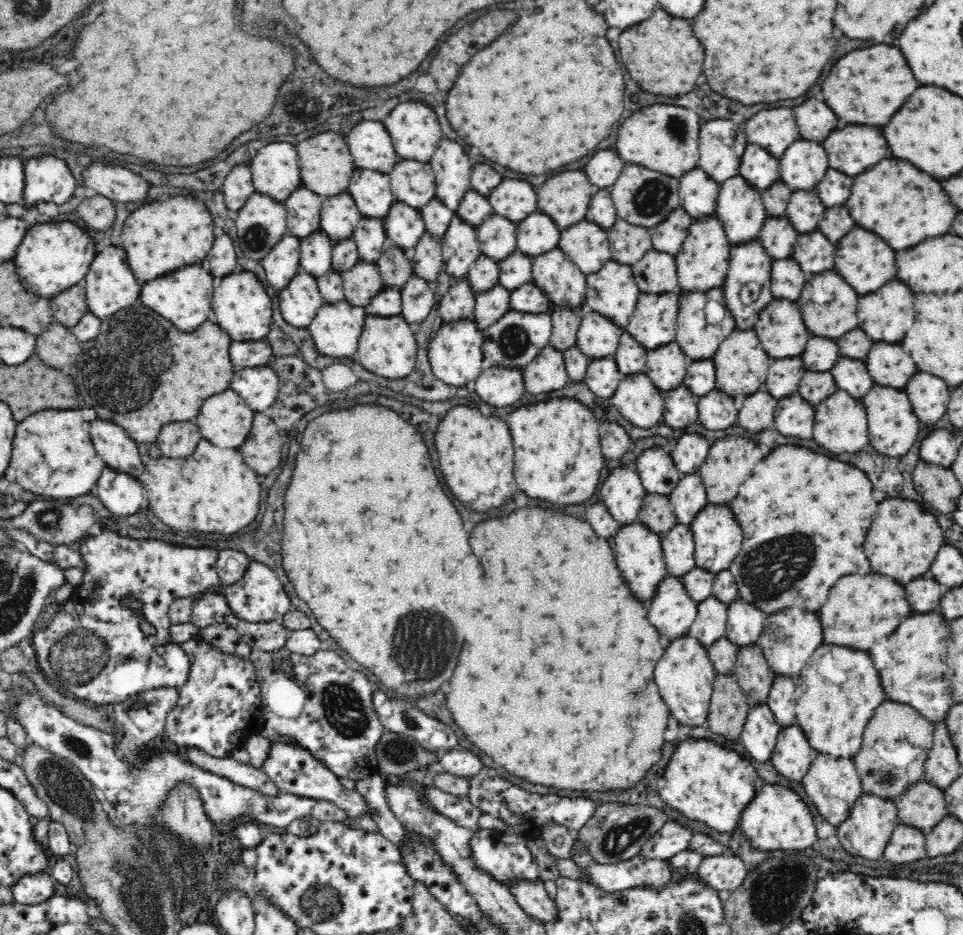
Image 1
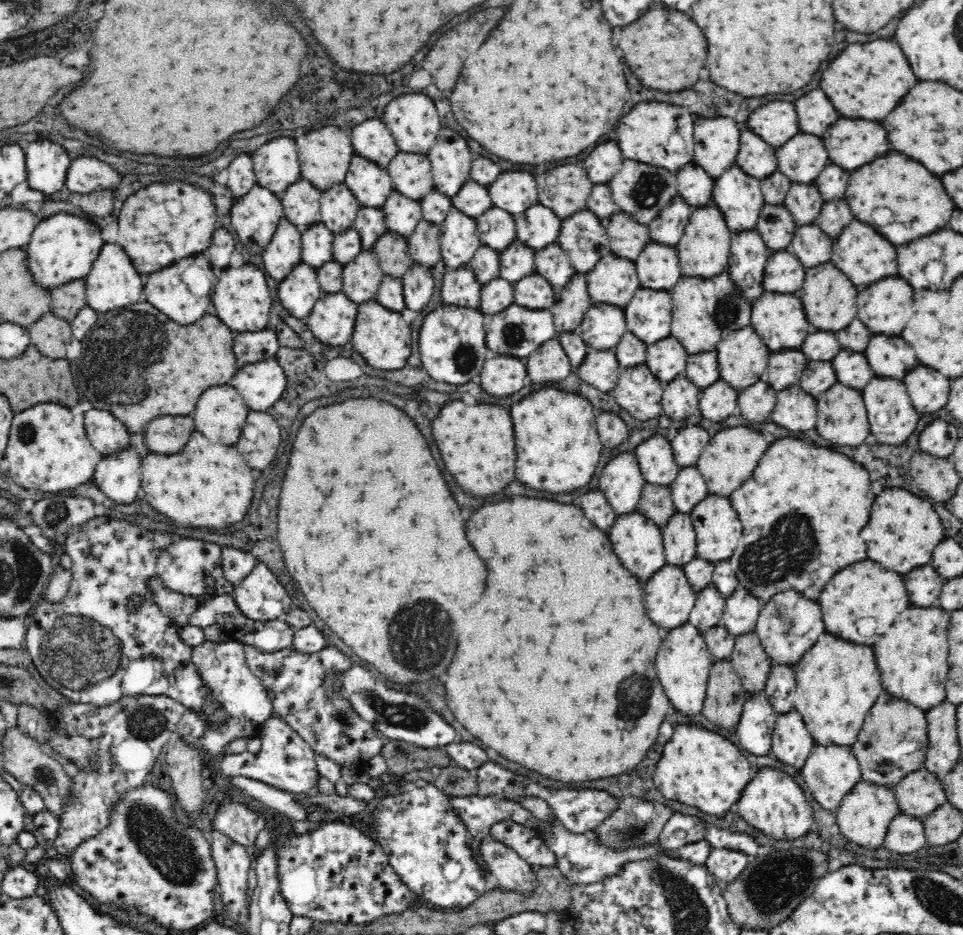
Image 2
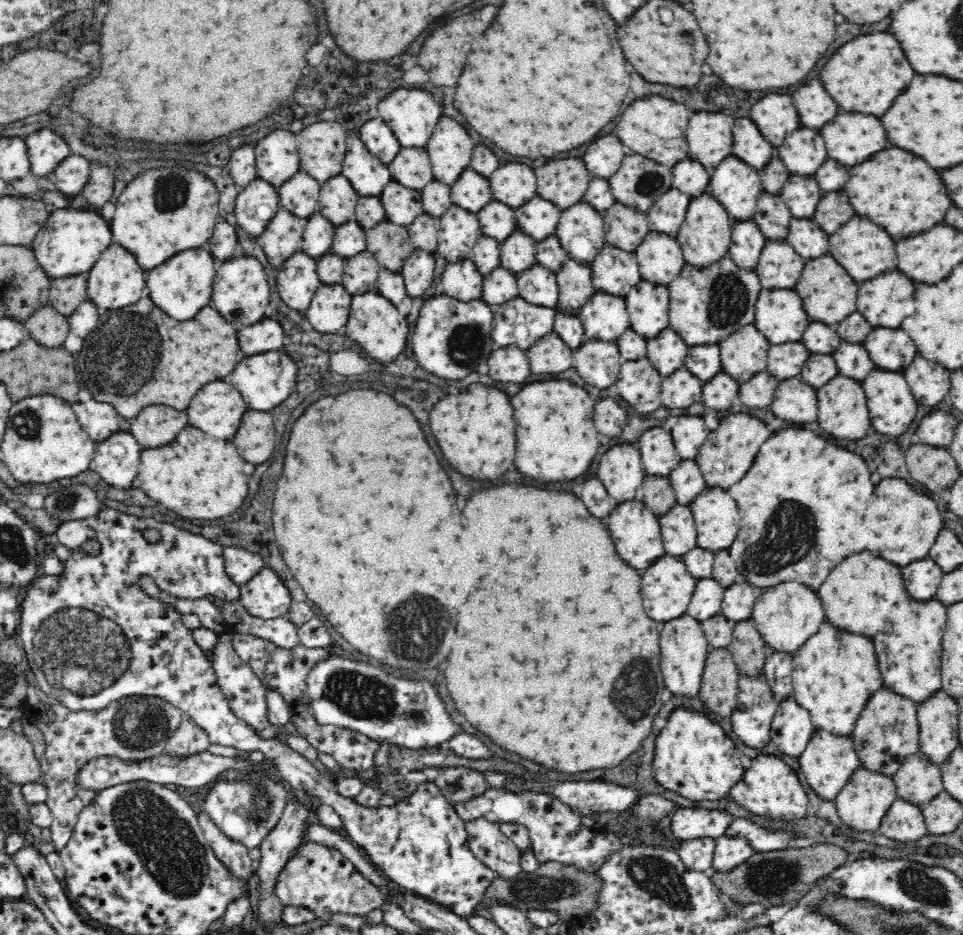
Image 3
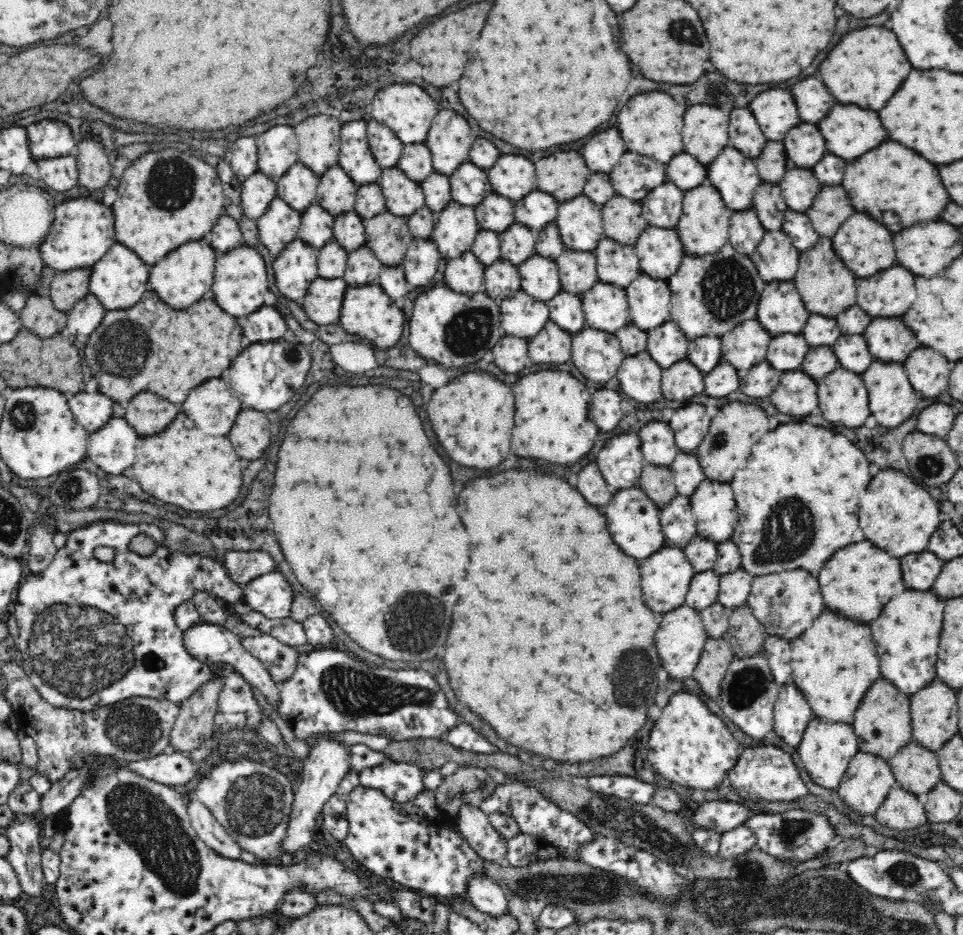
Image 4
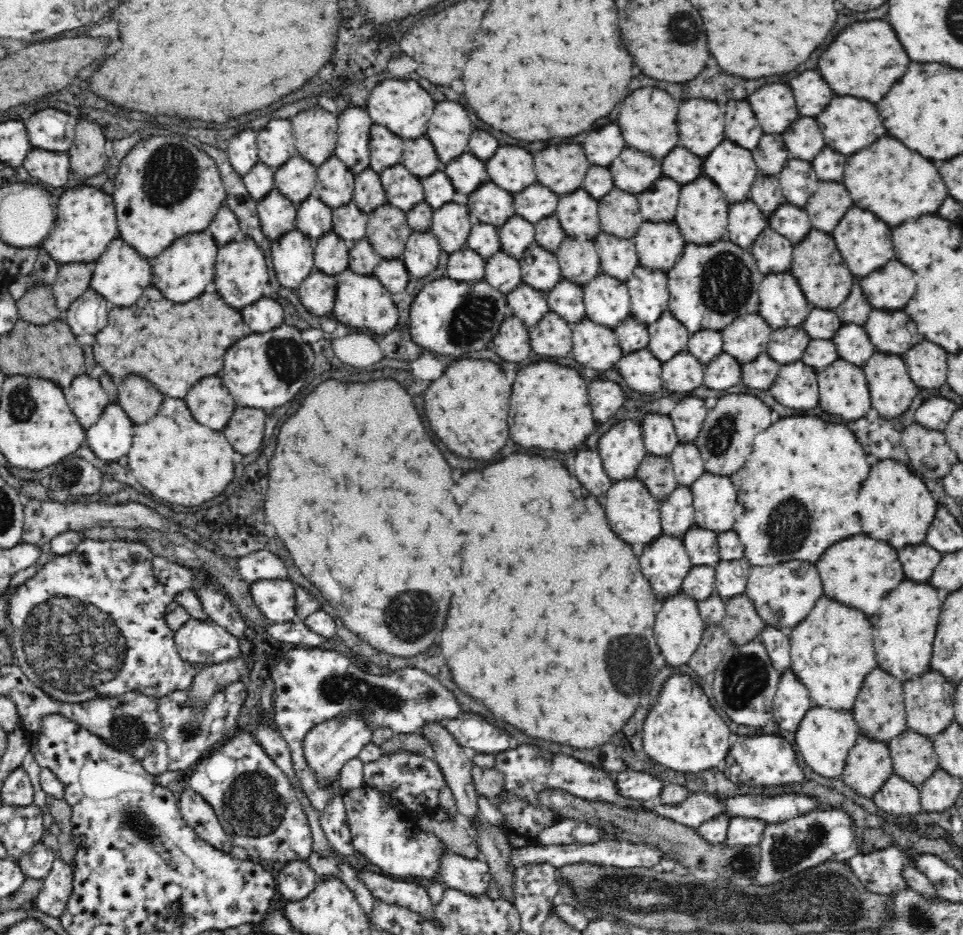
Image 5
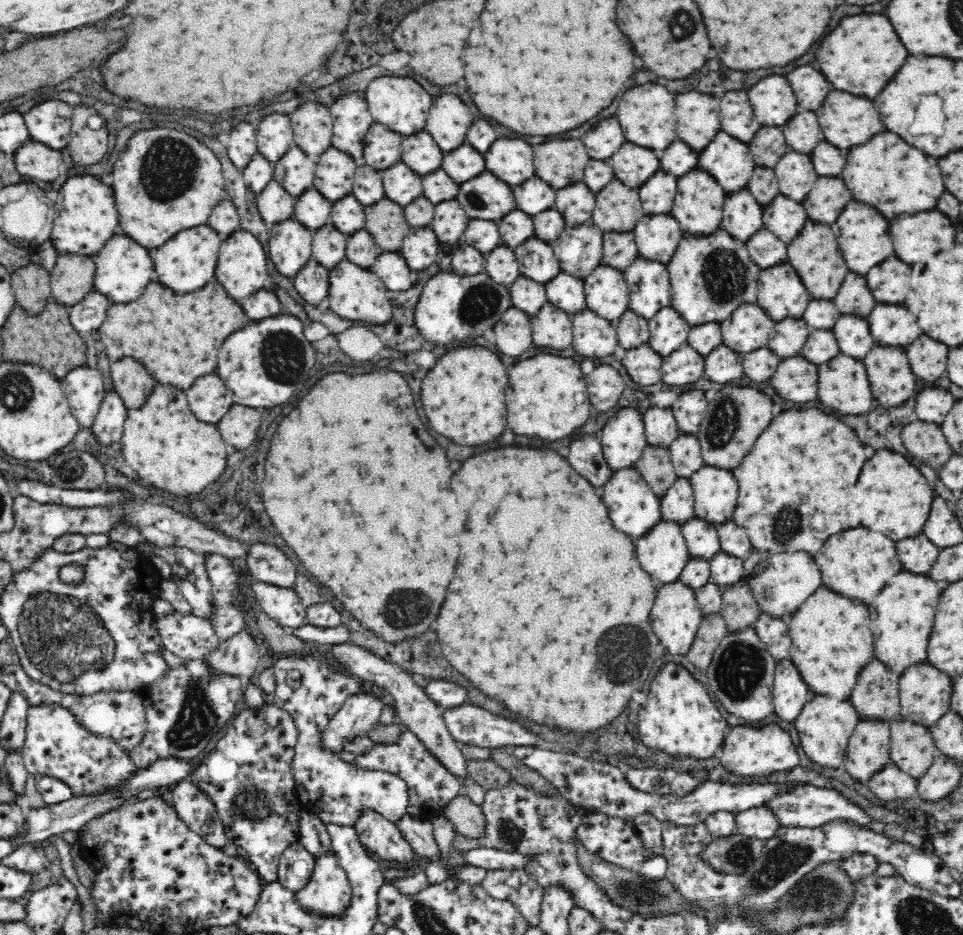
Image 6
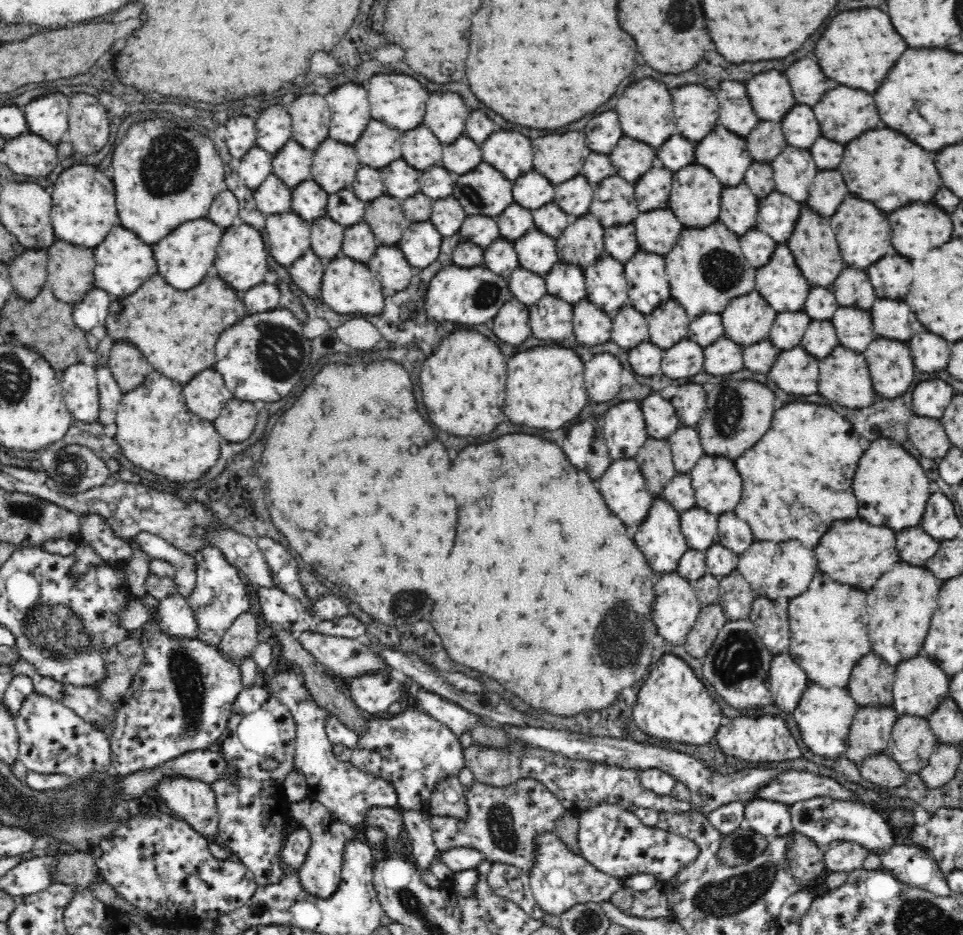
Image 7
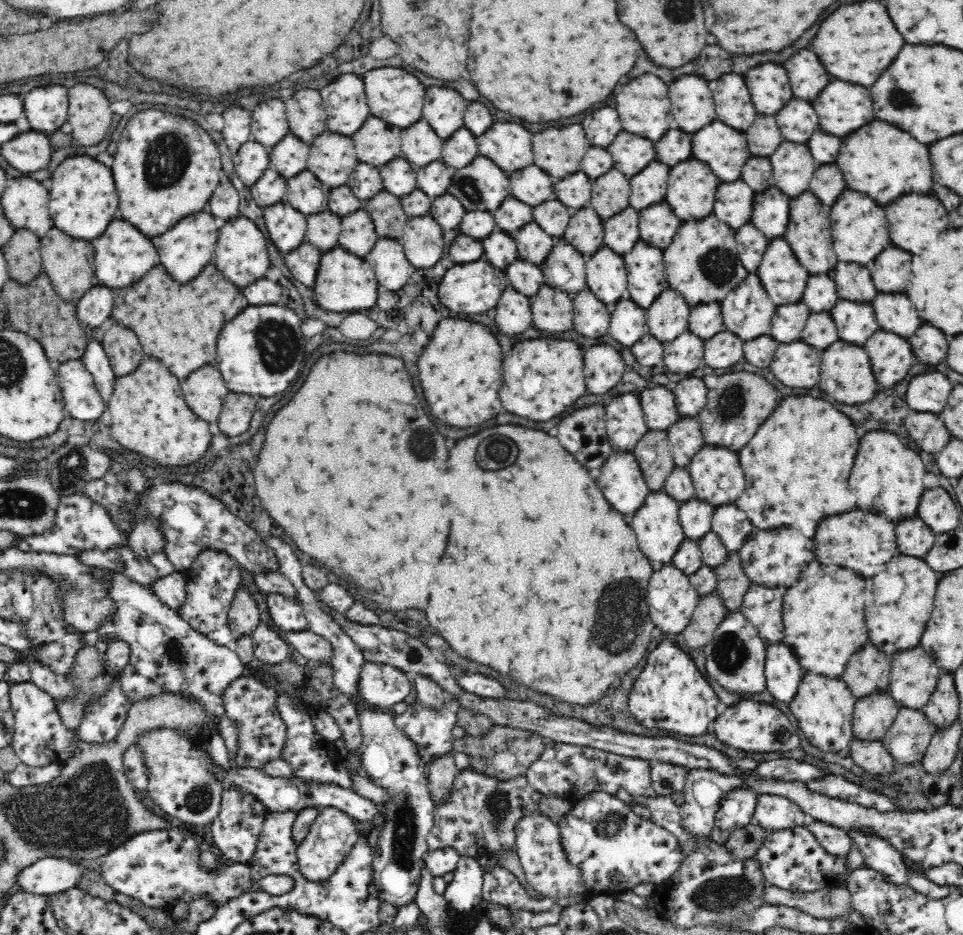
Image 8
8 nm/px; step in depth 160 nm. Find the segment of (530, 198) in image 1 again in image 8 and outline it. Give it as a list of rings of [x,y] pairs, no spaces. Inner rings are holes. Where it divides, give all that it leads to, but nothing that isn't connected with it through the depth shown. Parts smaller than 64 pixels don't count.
[[[494,124],[484,136],[476,136],[479,154],[493,160],[509,174],[532,164],[532,134],[518,124]]]

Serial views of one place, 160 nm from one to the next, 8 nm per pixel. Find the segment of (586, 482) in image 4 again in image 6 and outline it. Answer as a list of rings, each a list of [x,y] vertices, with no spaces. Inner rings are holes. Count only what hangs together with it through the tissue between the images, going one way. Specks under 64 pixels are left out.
[[[594,436],[576,440],[570,446],[570,452],[565,454],[570,456],[566,459],[572,464],[572,468],[596,488],[604,486],[613,474],[613,470],[605,463],[600,441]]]

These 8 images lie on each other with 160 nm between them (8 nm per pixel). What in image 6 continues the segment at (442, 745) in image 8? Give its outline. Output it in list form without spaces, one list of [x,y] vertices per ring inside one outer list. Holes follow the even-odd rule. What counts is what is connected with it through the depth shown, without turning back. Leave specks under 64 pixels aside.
[[[404,728],[400,742],[396,744],[375,743],[374,748],[362,756],[357,756],[355,763],[364,771],[381,771],[398,776],[408,786],[409,791],[409,815],[428,816],[432,810],[441,811],[450,805],[459,794],[463,793],[463,782],[452,776],[442,764],[436,761],[422,741],[410,730]]]

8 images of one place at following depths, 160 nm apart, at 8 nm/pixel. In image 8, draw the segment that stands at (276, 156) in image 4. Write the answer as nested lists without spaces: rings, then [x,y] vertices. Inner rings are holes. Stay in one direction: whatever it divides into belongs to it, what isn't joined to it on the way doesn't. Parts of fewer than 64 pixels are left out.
[[[280,99],[262,102],[252,114],[252,140],[269,147],[276,146],[290,133],[285,106]]]

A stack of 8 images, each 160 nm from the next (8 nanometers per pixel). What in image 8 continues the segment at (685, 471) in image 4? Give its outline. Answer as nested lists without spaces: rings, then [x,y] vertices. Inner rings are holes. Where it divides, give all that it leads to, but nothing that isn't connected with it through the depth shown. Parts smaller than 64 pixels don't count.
[[[694,417],[682,418],[677,424],[667,430],[670,444],[670,455],[676,467],[686,469],[690,460],[705,445],[704,437]]]

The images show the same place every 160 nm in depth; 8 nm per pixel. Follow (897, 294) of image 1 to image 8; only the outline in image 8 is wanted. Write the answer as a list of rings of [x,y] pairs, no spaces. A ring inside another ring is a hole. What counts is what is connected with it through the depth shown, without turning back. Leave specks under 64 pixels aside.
[[[898,248],[884,250],[868,264],[878,292],[906,292],[910,276],[910,254]]]

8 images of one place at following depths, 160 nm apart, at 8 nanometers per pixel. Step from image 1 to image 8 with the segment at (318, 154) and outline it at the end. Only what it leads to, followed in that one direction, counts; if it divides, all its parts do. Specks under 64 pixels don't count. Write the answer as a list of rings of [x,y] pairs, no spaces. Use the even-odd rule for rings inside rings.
[[[300,90],[286,100],[289,130],[302,142],[312,143],[327,129],[328,113],[320,90]]]

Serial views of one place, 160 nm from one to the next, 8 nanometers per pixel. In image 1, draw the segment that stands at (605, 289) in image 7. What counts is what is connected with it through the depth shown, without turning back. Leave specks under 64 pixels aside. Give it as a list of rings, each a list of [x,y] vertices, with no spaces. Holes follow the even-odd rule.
[[[588,310],[581,317],[575,346],[590,361],[609,358],[616,353],[623,332],[608,318]]]

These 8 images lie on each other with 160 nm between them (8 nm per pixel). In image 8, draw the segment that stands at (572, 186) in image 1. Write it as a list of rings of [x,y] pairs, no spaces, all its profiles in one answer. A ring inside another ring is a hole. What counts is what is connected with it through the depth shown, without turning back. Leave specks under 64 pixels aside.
[[[580,124],[562,128],[562,130],[546,130],[534,134],[532,140],[534,148],[534,164],[541,168],[552,182],[566,178],[580,170],[580,162],[590,148],[588,138]]]

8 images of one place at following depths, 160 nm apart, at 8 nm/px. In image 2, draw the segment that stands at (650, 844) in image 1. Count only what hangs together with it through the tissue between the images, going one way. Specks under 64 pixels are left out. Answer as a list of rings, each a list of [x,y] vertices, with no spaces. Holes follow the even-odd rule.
[[[673,813],[660,832],[656,845],[662,852],[673,855],[686,844],[702,841],[706,830],[704,823],[695,816]]]

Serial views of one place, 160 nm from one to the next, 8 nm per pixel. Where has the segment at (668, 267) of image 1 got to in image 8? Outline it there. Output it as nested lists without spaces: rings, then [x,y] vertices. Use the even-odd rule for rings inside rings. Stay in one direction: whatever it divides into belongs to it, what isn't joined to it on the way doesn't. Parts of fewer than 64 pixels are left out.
[[[666,204],[640,210],[638,226],[641,242],[663,251],[674,240],[680,227],[678,224],[678,218]]]

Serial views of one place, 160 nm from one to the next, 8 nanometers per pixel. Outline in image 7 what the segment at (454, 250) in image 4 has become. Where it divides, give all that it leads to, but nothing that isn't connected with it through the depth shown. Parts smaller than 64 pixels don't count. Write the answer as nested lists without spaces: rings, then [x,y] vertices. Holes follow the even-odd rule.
[[[446,197],[434,202],[432,206],[431,223],[443,236],[454,236],[460,232],[467,214],[462,205],[453,197]]]

